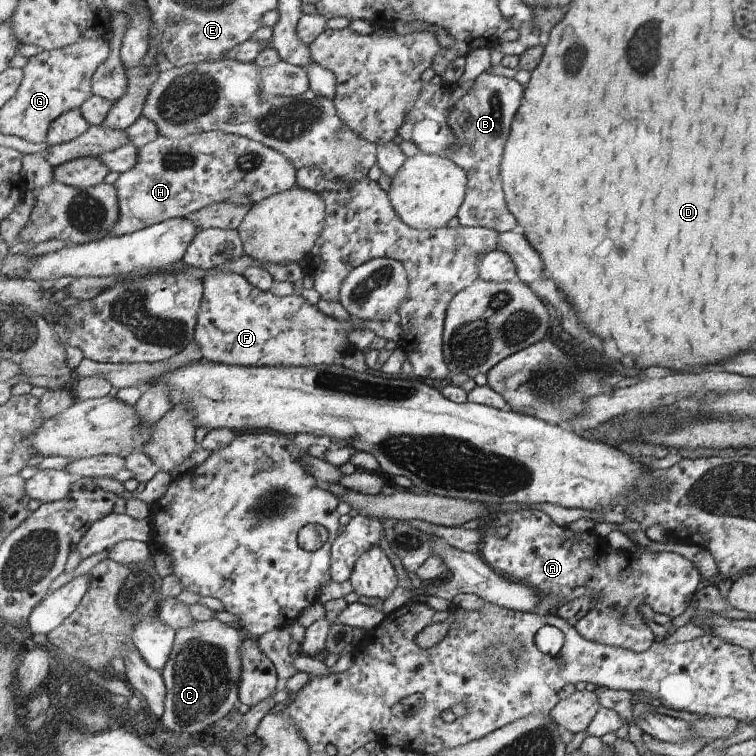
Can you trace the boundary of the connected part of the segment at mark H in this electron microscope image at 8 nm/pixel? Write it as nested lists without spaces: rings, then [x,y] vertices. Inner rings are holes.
[[[206,131],[183,139],[171,139],[161,135],[158,140],[139,150],[136,166],[120,175],[113,184],[119,191],[121,208],[120,220],[111,230],[111,235],[117,237],[144,230],[176,217],[188,218],[199,210],[224,201],[255,205],[297,186],[298,168],[282,153],[249,138],[222,131]]]

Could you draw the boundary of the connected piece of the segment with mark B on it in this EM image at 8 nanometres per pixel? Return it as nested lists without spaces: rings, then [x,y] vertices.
[[[485,70],[451,112],[450,125],[465,144],[457,154],[447,156],[447,160],[467,171],[469,178],[468,194],[458,215],[463,227],[486,227],[499,233],[518,230],[518,222],[509,211],[504,194],[502,162],[512,123],[524,101],[526,89],[513,77],[507,78]]]

